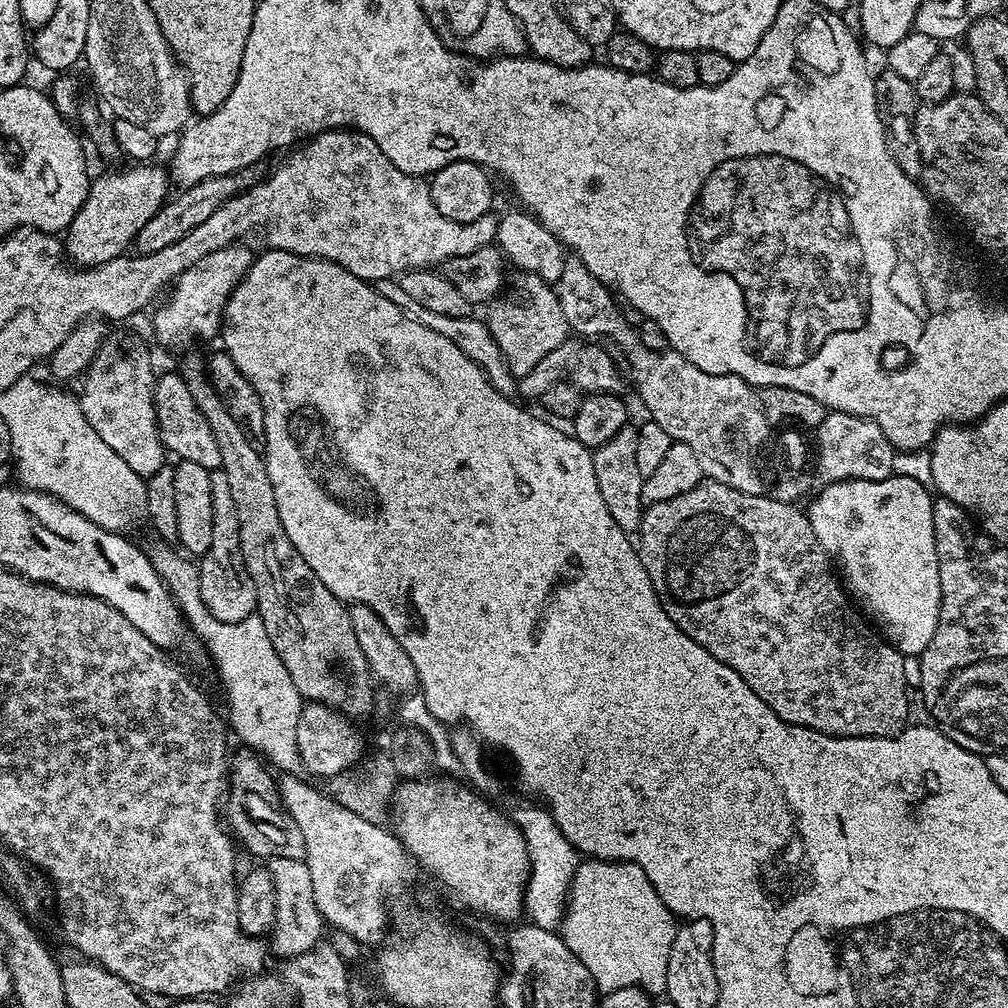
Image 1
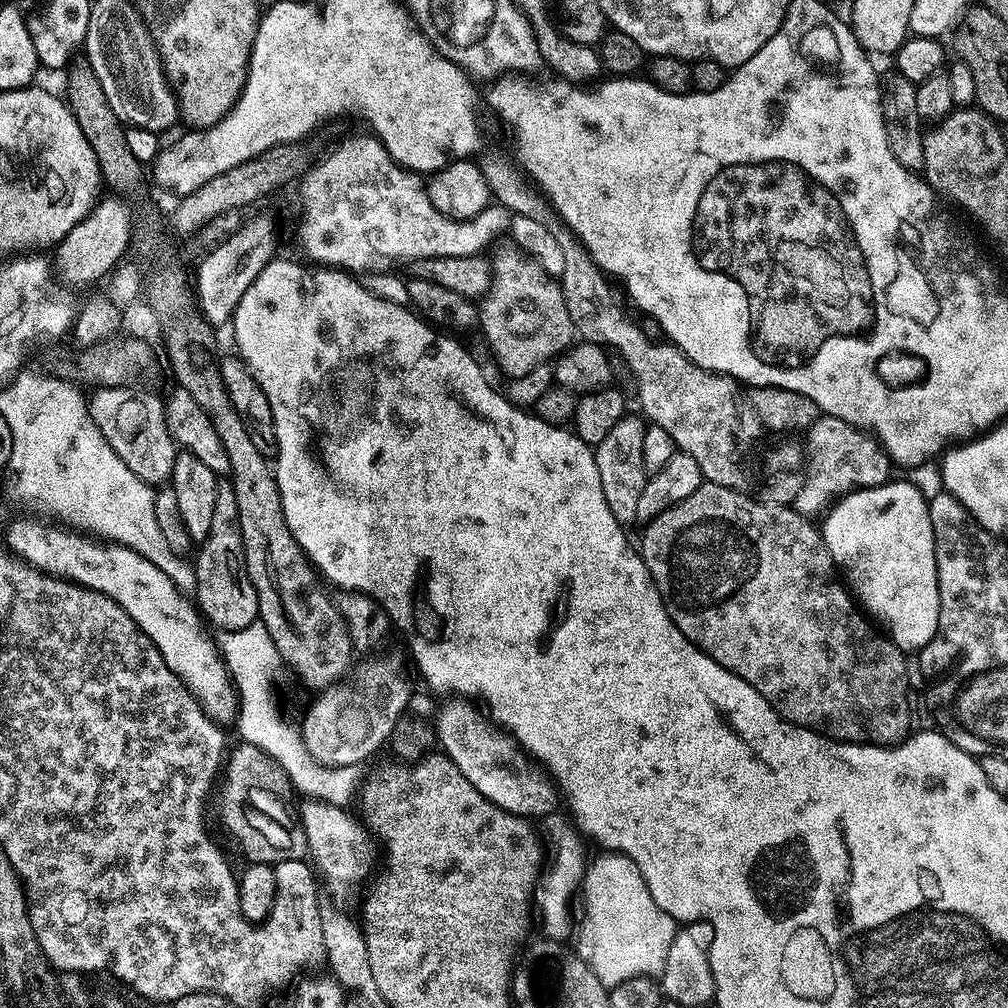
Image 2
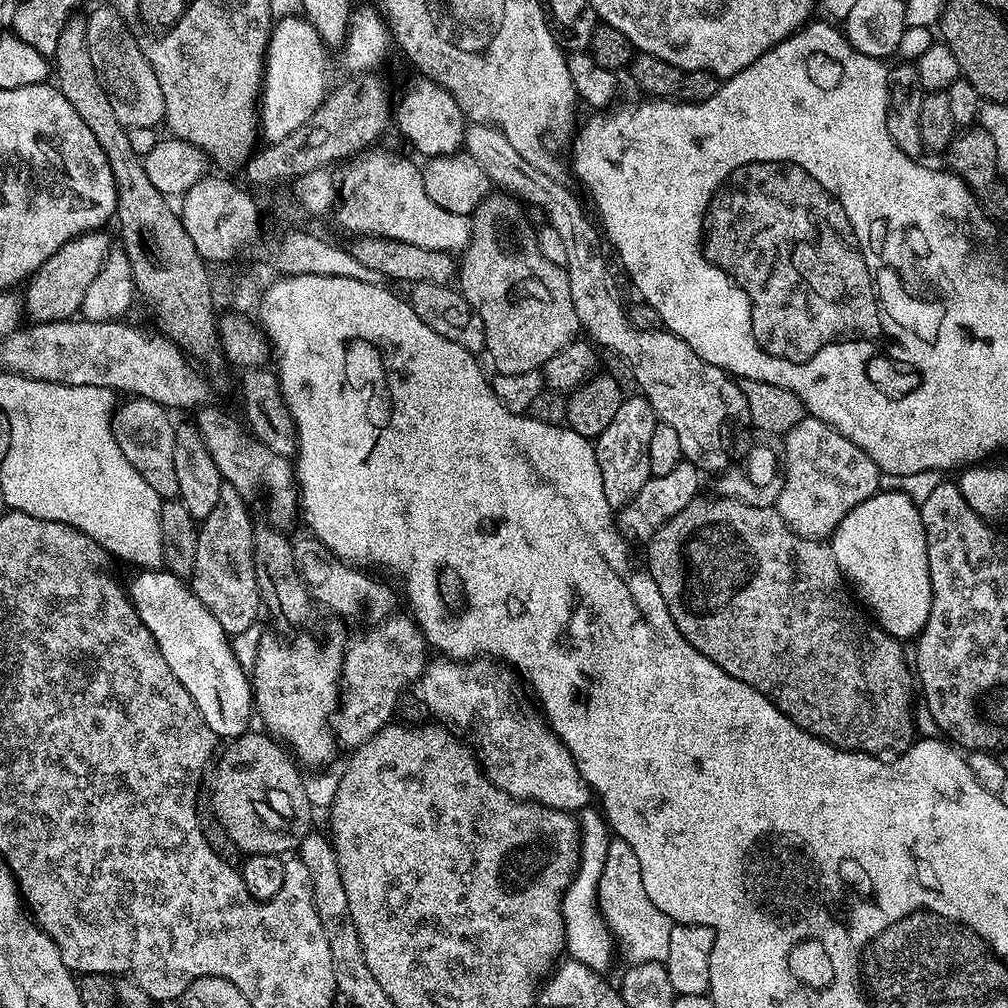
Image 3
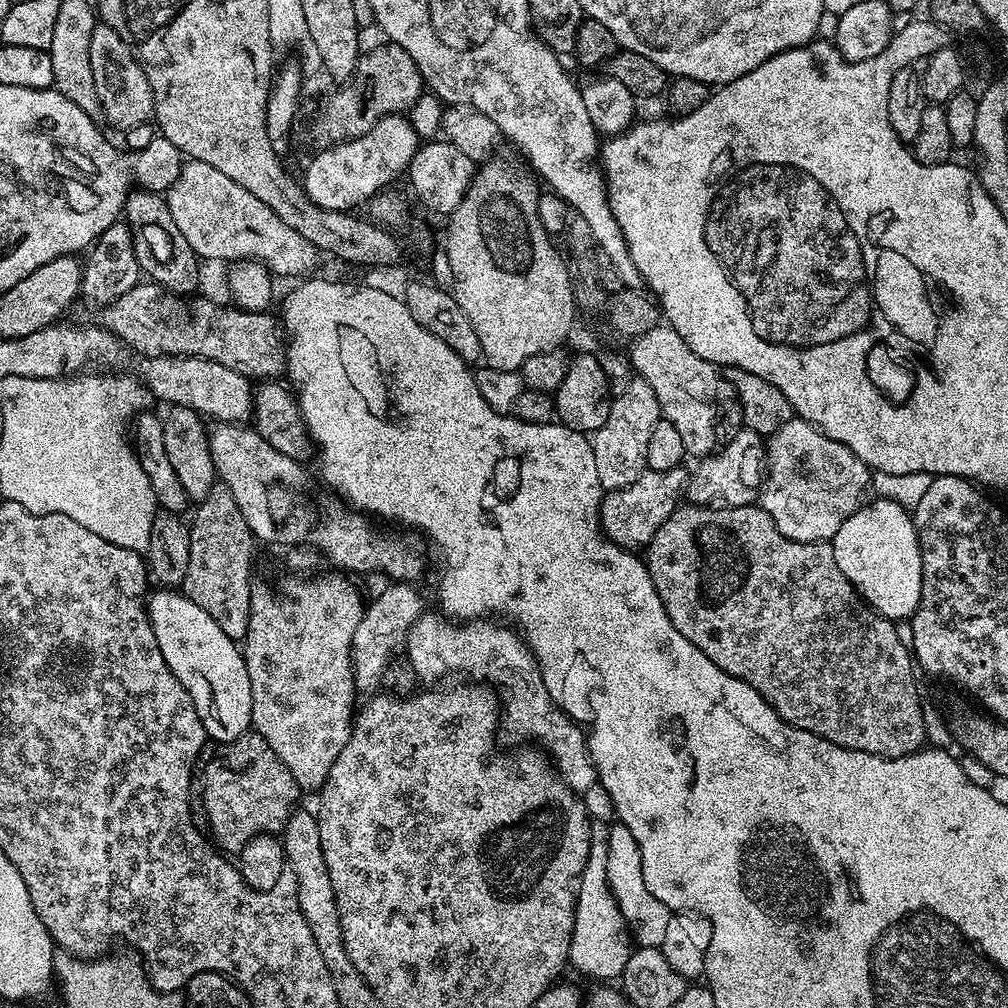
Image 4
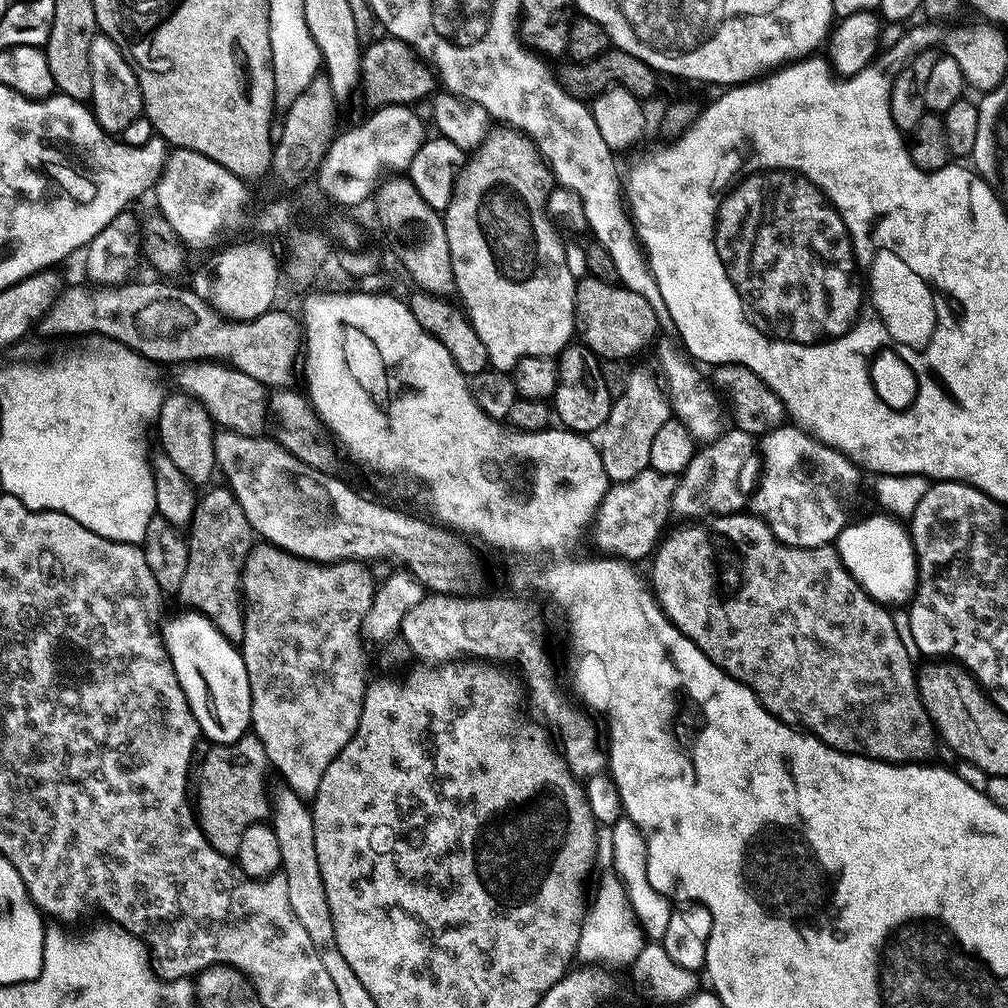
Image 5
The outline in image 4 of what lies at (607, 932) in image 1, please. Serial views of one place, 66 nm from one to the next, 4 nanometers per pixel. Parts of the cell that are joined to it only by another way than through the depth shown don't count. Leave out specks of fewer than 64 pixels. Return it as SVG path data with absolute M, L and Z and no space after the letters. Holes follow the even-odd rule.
M616 822L610 827L606 843L608 856L603 861L603 875L607 890L616 899L635 943L641 948L659 948L662 938L666 938L666 922L670 922L673 913L650 894L646 878L642 878L642 854L634 834L630 834L625 824Z

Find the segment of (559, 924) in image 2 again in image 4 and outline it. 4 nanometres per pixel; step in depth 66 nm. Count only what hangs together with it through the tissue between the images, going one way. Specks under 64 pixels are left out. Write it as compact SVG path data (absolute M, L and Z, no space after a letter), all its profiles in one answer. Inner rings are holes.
M592 820L591 853L577 888L575 924L569 956L571 967L574 966L588 976L602 978L604 980L601 981L604 982L610 982L612 978L619 979L623 975L626 962L632 953L632 938L624 921L624 915L617 906L612 893L602 888L604 884L603 861L608 856L608 847L604 839L607 839L609 830L610 826L607 821Z

